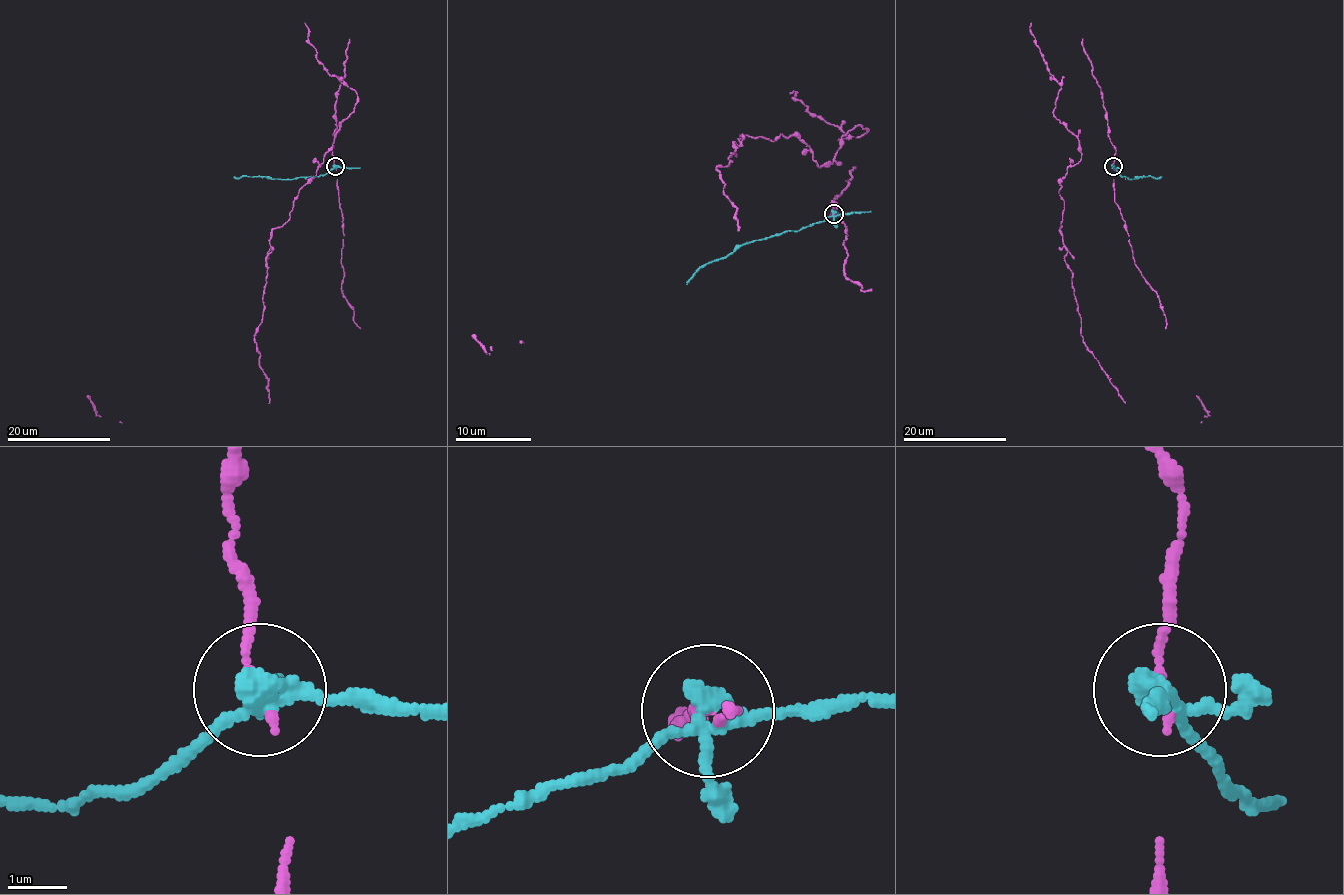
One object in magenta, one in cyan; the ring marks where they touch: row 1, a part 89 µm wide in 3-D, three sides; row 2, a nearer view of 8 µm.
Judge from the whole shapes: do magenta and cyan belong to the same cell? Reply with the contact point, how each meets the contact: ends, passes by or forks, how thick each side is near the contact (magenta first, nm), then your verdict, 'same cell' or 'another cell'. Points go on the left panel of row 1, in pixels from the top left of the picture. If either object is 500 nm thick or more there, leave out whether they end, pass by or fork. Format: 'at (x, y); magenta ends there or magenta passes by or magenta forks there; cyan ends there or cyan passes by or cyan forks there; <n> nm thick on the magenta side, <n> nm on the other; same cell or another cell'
at (335, 166); magenta ends there; cyan forks there; 180 nm thick on the magenta side, 280 nm on the other; another cell

